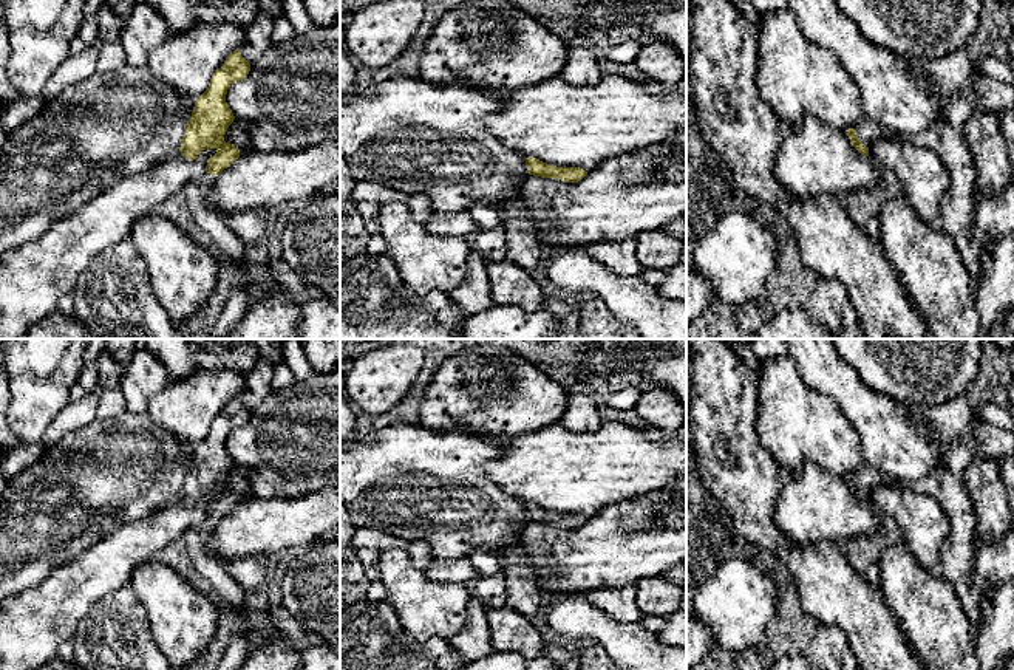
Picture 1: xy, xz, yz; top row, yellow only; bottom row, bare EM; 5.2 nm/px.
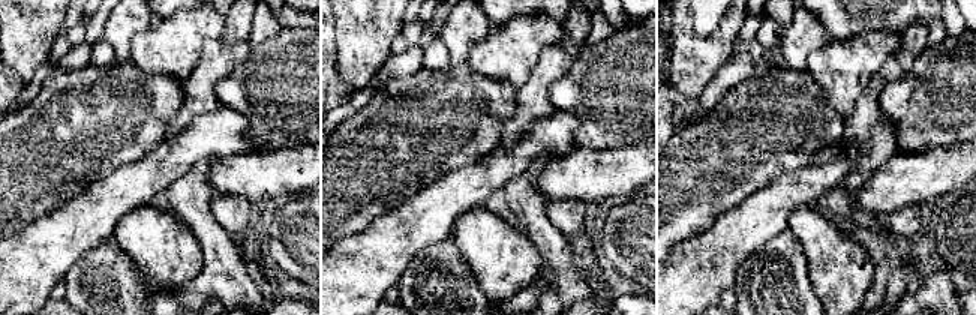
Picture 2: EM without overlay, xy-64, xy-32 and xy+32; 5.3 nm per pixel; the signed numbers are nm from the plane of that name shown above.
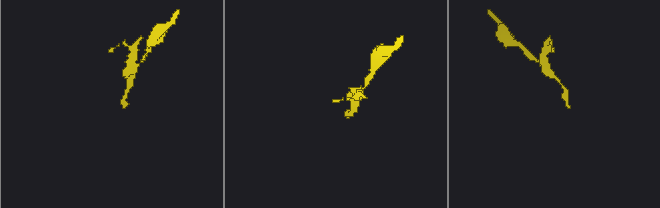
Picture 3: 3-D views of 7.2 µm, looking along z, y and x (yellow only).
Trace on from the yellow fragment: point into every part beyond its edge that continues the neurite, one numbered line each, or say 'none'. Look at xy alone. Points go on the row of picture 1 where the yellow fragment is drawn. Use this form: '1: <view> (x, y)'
1: xy (209, 220)

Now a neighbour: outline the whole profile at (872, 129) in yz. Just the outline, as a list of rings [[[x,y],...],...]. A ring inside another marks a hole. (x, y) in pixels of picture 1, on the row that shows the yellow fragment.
[[[788,8],[762,14],[757,85],[785,132],[798,130],[804,116],[813,115],[842,135],[855,128],[866,147],[880,133],[893,136],[866,115],[855,80],[833,53],[805,39]]]

